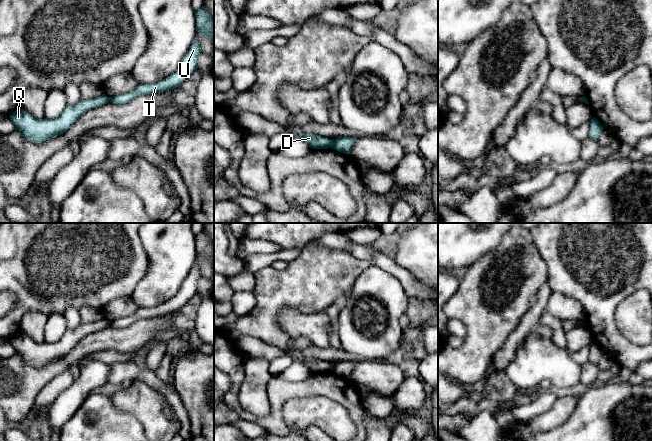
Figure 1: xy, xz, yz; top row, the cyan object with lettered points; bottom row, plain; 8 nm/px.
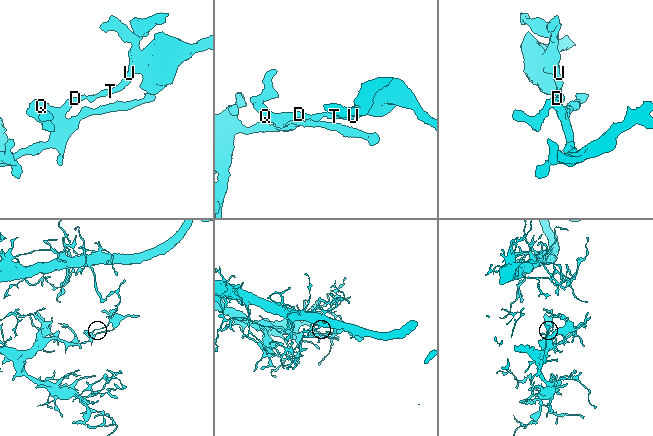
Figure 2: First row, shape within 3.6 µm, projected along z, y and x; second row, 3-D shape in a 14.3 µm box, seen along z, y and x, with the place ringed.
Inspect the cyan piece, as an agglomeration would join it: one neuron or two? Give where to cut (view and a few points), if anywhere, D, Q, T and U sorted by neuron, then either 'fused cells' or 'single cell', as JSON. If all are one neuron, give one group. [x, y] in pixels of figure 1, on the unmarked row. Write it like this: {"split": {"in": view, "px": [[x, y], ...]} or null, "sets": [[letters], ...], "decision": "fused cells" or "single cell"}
{"split": {"in": "xz", "px": [[332, 366], [330, 371]]}, "sets": [["D", "Q"], ["T", "U"]], "decision": "fused cells"}

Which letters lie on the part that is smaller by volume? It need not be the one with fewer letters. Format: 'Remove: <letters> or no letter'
Remove: T, U

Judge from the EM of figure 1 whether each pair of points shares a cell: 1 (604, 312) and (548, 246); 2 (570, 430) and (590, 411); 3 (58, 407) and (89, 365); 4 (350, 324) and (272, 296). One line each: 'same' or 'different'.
1: same
2: same
3: same
4: different

